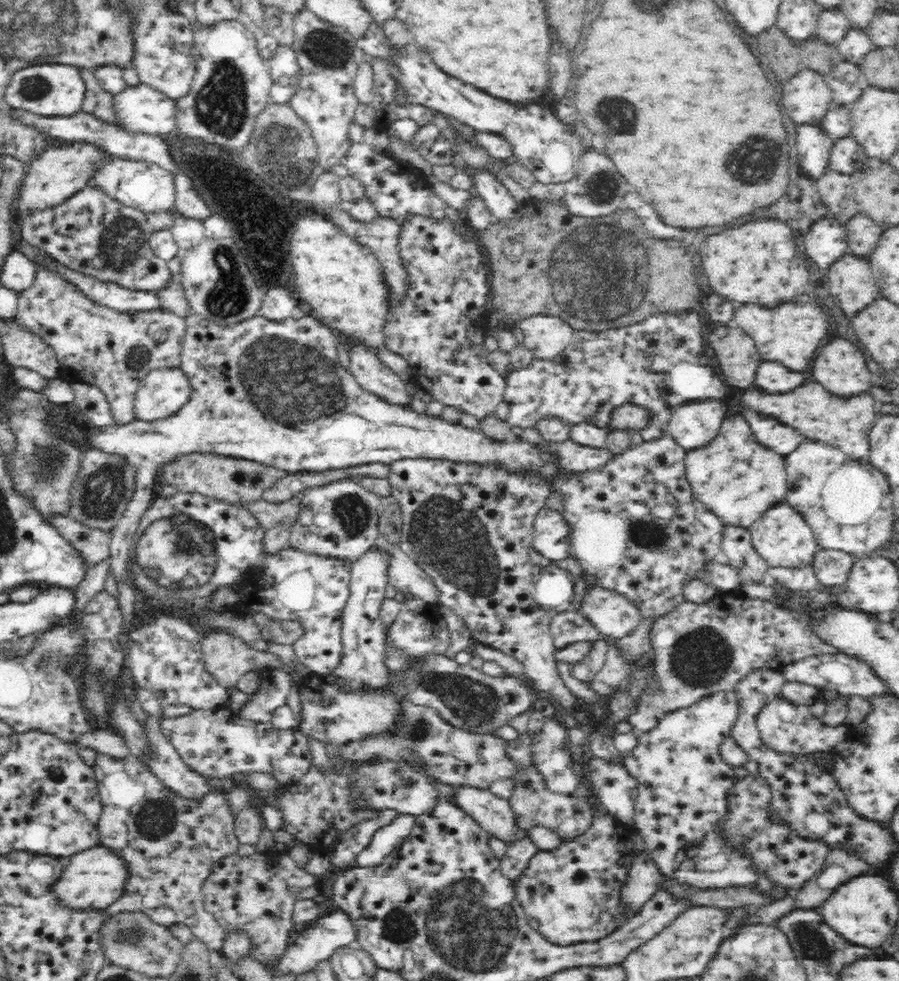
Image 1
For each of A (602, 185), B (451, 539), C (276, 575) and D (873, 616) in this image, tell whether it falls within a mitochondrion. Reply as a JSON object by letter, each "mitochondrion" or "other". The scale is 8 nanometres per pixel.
{"A":"mitochondrion","B":"mitochondrion","C":"other","D":"other"}

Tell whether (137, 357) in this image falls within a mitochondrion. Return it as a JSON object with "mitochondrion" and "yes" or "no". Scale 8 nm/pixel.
{"mitochondrion":"yes"}

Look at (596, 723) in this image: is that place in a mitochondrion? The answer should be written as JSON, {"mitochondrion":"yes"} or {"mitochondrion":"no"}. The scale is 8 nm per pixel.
{"mitochondrion":"no"}

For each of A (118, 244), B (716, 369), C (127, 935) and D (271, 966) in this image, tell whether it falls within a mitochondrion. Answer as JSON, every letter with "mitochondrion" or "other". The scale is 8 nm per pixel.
{"A":"mitochondrion","B":"other","C":"mitochondrion","D":"other"}

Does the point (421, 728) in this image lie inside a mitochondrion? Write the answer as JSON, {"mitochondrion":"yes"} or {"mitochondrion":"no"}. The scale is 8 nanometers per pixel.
{"mitochondrion":"yes"}

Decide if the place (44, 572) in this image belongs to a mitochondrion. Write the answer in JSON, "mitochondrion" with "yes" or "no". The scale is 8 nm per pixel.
{"mitochondrion":"no"}

